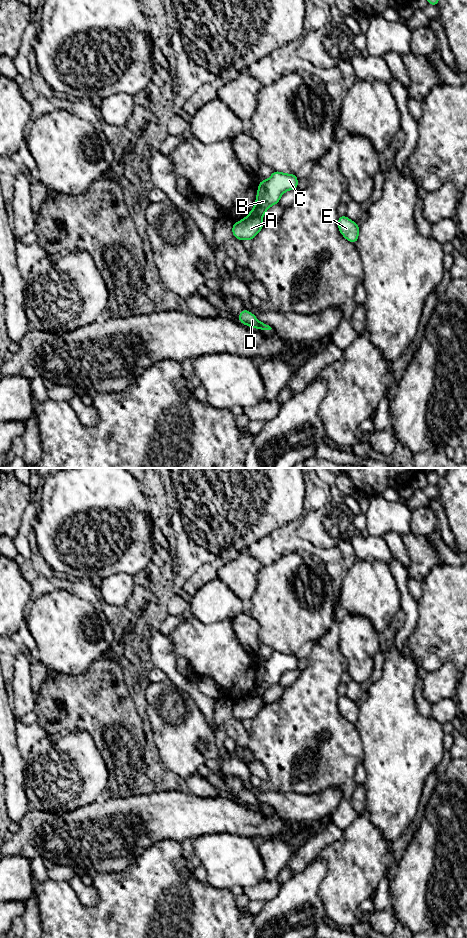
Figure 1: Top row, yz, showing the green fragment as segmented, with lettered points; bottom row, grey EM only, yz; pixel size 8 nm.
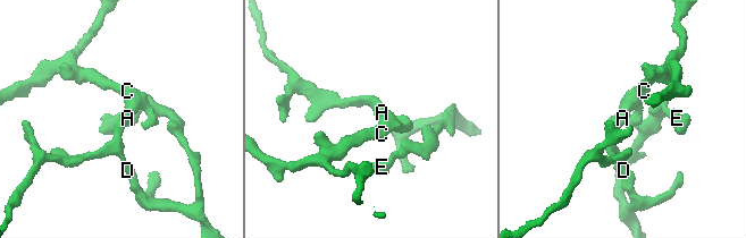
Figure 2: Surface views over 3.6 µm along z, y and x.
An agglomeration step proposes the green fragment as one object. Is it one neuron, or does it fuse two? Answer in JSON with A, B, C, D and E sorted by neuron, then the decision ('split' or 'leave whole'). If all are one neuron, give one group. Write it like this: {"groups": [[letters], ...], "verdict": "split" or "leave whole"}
{"groups": [["A", "D", "E"], ["B", "C"]], "verdict": "split"}

